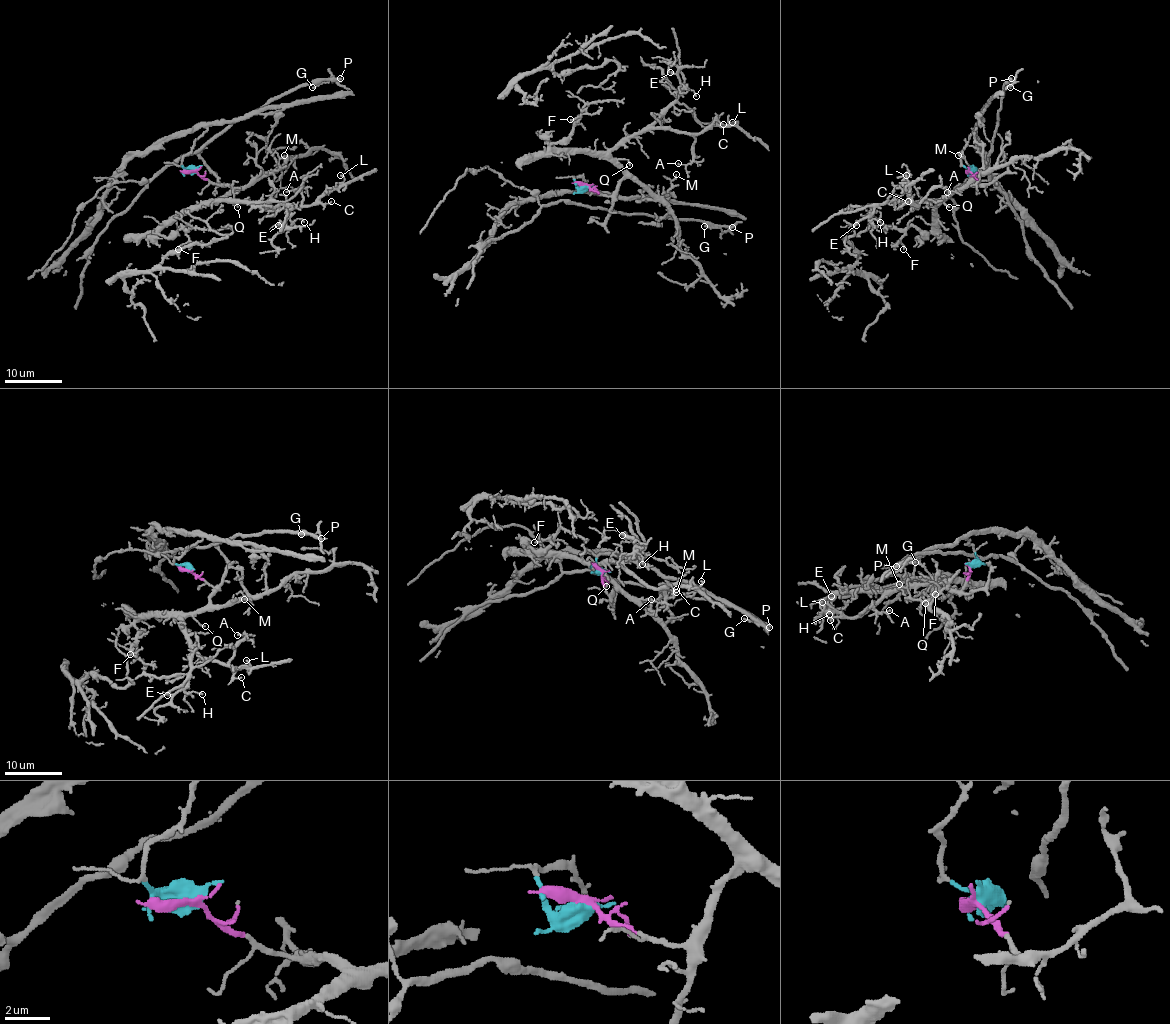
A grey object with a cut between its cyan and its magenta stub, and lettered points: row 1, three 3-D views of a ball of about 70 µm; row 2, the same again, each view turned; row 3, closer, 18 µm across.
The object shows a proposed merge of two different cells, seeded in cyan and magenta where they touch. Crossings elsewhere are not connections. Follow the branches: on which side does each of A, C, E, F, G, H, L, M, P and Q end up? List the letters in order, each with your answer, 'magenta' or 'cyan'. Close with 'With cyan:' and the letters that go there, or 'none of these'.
A: magenta
C: magenta
E: magenta
F: magenta
G: cyan
H: magenta
L: magenta
M: magenta
P: cyan
Q: magenta
With cyan: G, P

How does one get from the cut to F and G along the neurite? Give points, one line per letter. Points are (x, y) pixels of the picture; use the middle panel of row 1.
F: (586, 185), (611, 195), (624, 174), (607, 160), (557, 152), (550, 145), (563, 140), (580, 117), (570, 120)
G: (586, 185), (578, 187), (574, 177), (601, 194), (668, 197), (733, 210), (741, 218), (724, 231), (704, 227)

